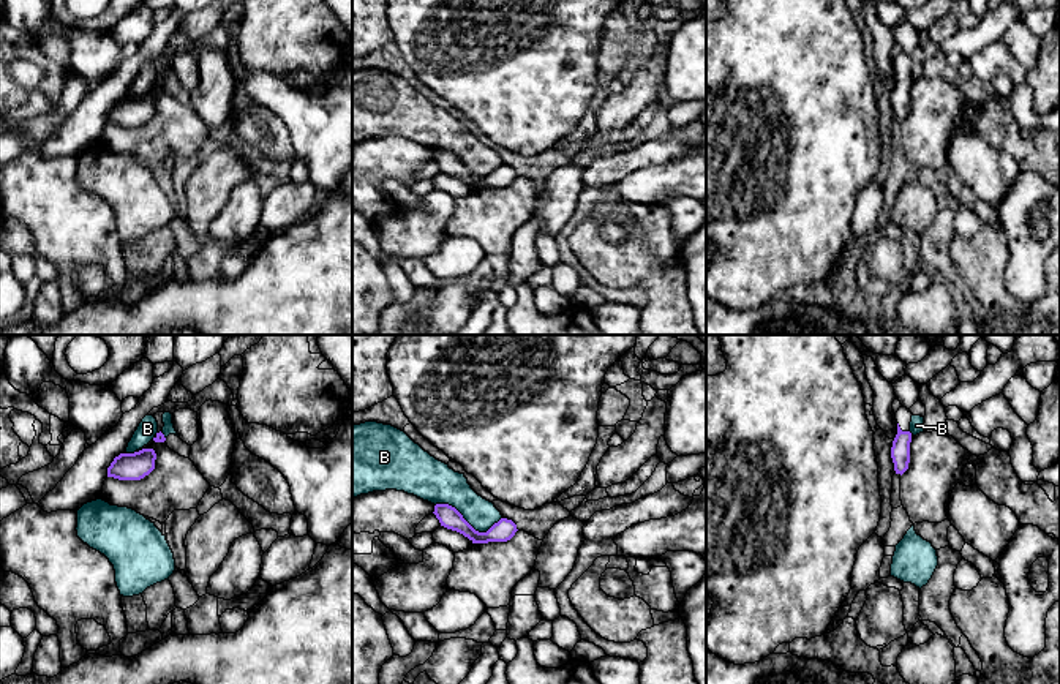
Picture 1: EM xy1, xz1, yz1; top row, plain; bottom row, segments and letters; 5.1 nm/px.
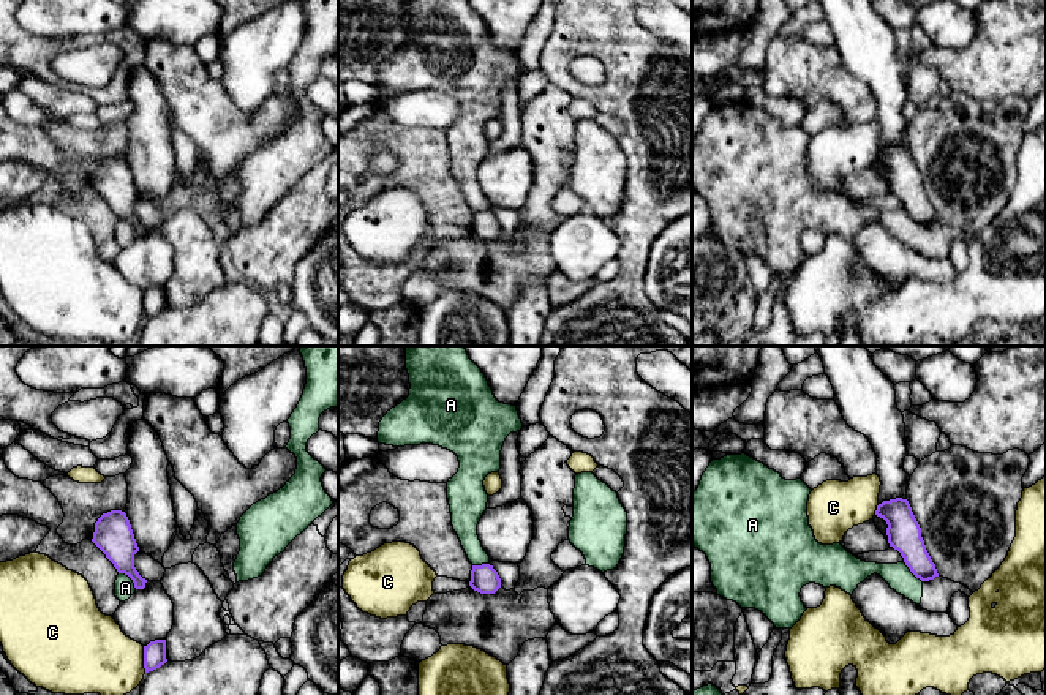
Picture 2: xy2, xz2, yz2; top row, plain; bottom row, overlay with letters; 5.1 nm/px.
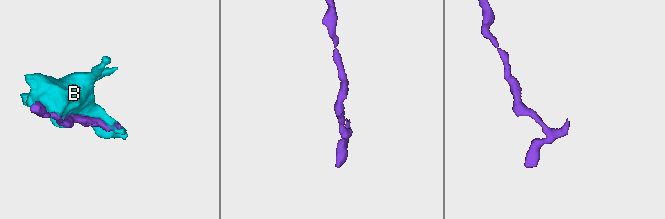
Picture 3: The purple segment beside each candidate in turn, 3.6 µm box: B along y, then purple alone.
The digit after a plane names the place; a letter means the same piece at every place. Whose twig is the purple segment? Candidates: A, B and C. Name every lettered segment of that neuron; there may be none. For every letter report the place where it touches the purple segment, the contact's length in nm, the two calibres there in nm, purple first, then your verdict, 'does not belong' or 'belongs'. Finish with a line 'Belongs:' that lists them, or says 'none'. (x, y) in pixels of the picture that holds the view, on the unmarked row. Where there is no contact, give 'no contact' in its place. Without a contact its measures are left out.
A: meets purple in xy2 at (130, 223); contact 130 nm long; 190 nm thick on the purple side, 100 nm on the other; does not belong
B: meets purple in xz1 at (466, 168); contact 360 nm long; 110 nm thick on the purple side, 200 nm on the other; does not belong
C: meets purple in xy2 at (144, 305); contact 140 nm long; 110 nm thick on the purple side, 380 nm on the other; does not belong
Belongs: none

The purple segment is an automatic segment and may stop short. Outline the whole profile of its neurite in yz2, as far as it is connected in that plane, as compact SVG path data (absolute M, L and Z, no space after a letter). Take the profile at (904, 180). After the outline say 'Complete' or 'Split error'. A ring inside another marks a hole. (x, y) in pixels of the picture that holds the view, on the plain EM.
M907 145L883 147L877 152L875 161L886 167L890 193L901 199L905 212L916 224L929 227L939 223L921 183L921 174Z. Complete

